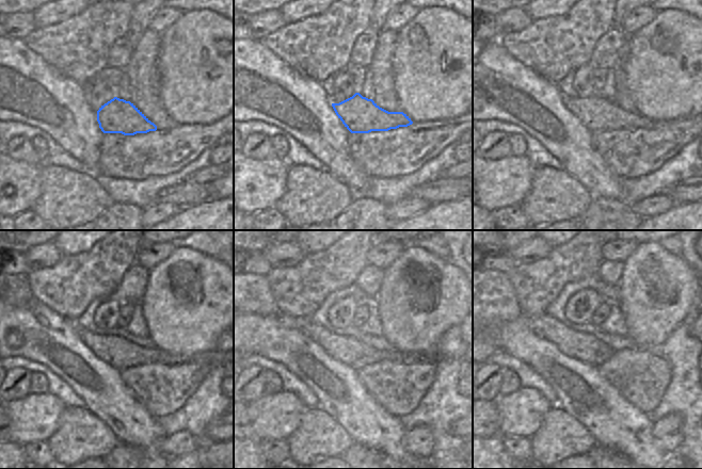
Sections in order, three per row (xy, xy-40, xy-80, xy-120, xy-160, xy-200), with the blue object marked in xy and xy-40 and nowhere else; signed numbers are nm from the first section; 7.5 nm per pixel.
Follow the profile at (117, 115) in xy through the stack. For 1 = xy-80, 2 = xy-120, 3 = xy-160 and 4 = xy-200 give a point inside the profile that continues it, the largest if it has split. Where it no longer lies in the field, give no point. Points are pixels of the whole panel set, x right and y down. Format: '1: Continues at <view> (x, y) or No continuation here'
1: Continues at xy-80 (597, 113)
2: Continues at xy-120 (118, 353)
3: Continues at xy-160 (347, 350)
4: Continues at xy-200 (585, 348)

